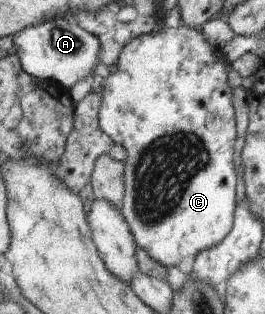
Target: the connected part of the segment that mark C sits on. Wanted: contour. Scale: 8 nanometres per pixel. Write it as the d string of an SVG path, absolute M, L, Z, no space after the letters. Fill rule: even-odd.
M184 24L179 27L168 27L166 25L156 33L140 35L130 45L126 45L118 65L104 79L105 89L102 92L102 111L100 112L101 127L114 139L116 145L121 145L127 152L124 161L126 163L126 173L124 173L126 183L125 206L121 210L129 221L137 245L140 245L154 261L158 261L164 267L177 267L186 257L194 255L197 258L206 249L216 248L230 235L230 230L235 222L236 203L238 203L238 179L236 179L234 157L236 157L238 125L236 125L236 109L234 109L235 100L232 99L235 87L230 85L229 70L230 63L224 59L222 50L214 47L208 41L208 37L202 33L202 30L196 31L196 29Z

